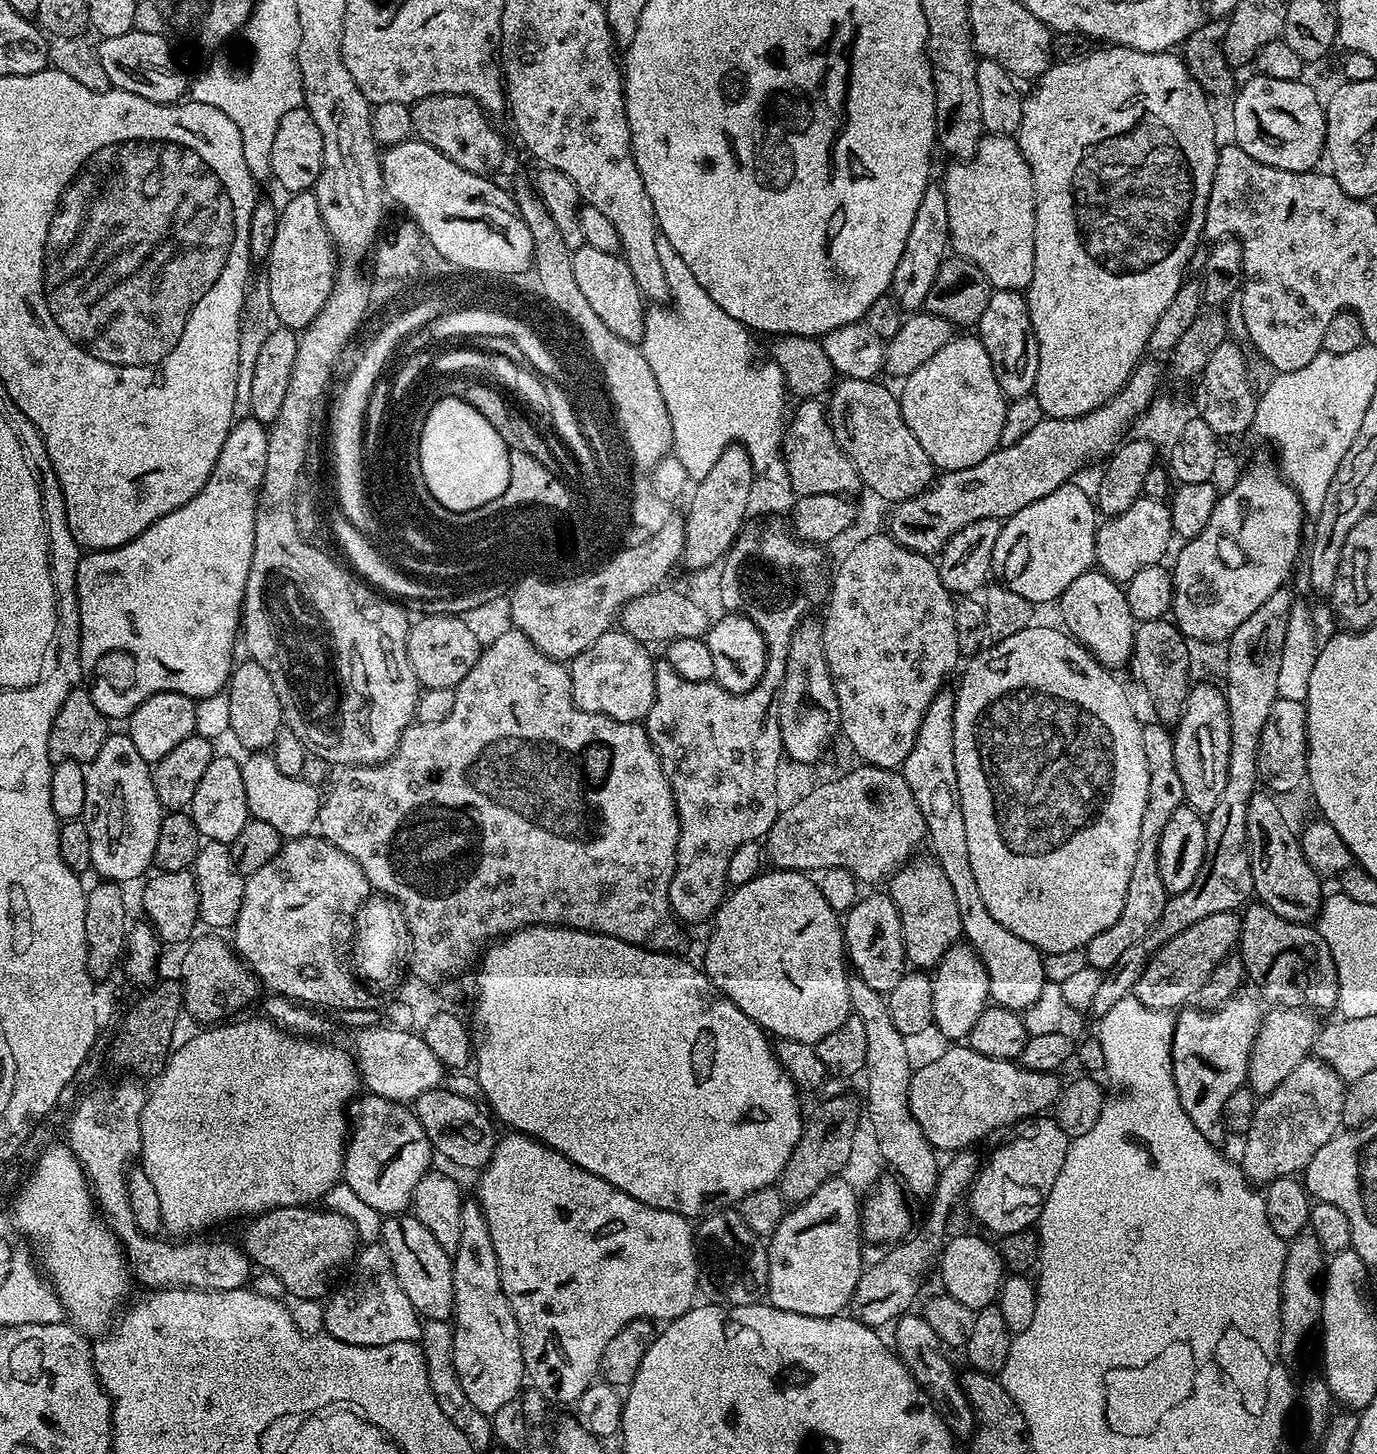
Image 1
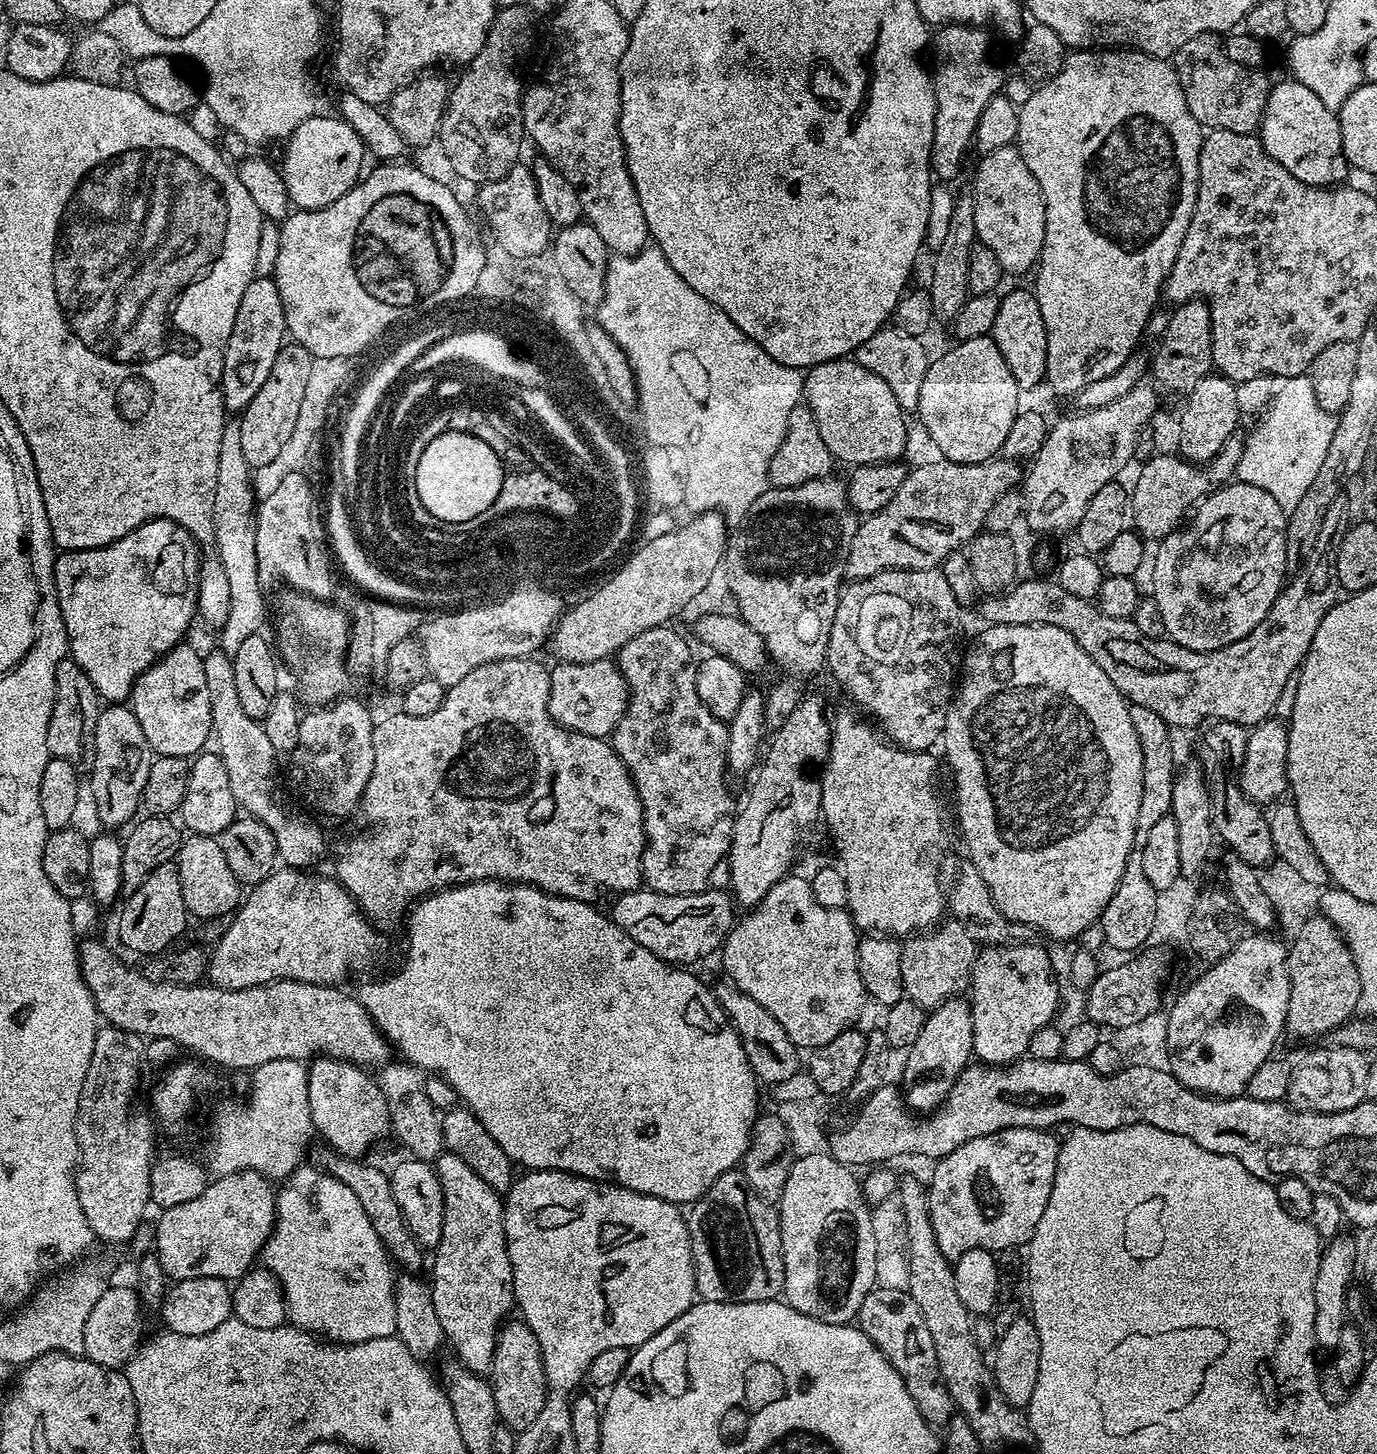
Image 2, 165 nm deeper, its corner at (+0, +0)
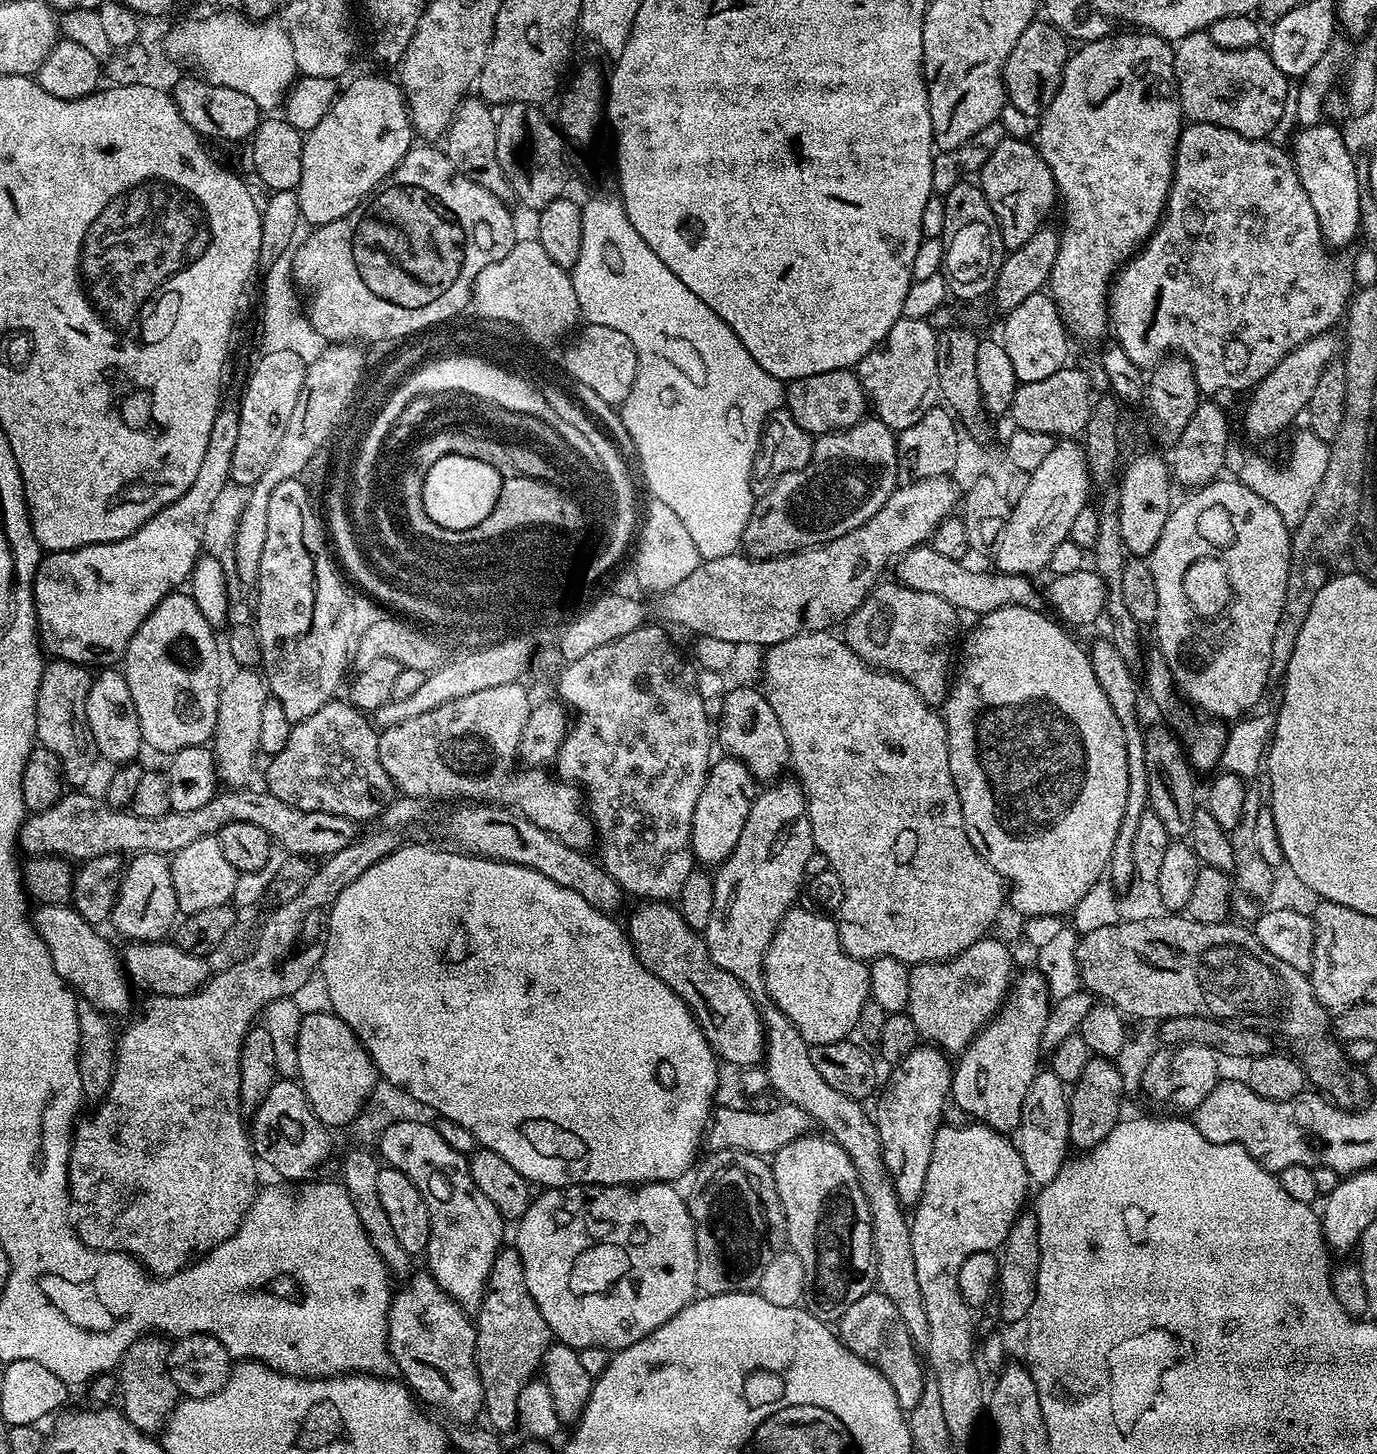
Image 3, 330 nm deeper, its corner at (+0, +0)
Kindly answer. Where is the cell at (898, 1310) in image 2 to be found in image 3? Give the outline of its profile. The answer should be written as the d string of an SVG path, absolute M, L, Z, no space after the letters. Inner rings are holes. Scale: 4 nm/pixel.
M873 1290L862 1294L862 1298L858 1298L858 1302L854 1302L854 1306L840 1316L838 1335L849 1350L872 1364L880 1371L882 1378L890 1382L901 1408L911 1410L918 1406L924 1389L926 1368L921 1353L920 1356L916 1353L919 1352L918 1345L912 1341L910 1330L906 1330L906 1322L902 1322L894 1302L890 1302L884 1292Z

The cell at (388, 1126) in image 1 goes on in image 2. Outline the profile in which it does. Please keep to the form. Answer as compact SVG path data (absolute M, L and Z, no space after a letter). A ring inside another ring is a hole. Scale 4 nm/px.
M332 1057L313 1059L308 1066L307 1098L315 1133L325 1139L327 1147L341 1156L363 1157L389 1131L389 1099L377 1079L357 1064Z

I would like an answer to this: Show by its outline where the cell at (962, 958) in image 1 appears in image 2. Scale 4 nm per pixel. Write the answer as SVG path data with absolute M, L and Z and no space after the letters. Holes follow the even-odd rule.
M953 998L931 1009L924 1017L918 1038L908 1049L902 1081L904 1103L916 1114L927 1114L940 1107L950 1094L954 1082L973 1059L974 1018L967 999Z

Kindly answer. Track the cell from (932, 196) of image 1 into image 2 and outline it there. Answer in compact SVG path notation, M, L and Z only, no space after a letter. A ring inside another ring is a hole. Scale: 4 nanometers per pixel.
M944 24L935 33L936 72L932 76L932 88L936 92L936 117L934 118L934 142L930 150L932 175L937 181L952 180L960 172L968 148L973 147L976 127L982 110L990 98L1001 95L1004 76L992 61L988 49L988 36L983 27L966 24Z

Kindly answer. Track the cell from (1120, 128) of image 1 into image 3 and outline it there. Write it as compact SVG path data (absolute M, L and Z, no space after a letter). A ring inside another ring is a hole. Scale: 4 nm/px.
M1120 30L1113 35L1104 36L1101 40L1090 40L1079 45L1080 48L1071 53L1068 57L1068 64L1064 67L1064 77L1060 83L1060 89L1058 94L1054 94L1054 98L1050 102L1050 106L1041 112L1038 117L1038 123L1040 125L1036 128L1036 137L1034 137L1034 143L1037 150L1042 154L1042 158L1046 162L1046 166L1050 166L1052 171L1052 177L1056 183L1056 191L1058 193L1059 203L1064 203L1064 228L1059 229L1060 233L1060 245L1058 246L1058 258L1054 258L1054 270L1052 271L1052 278L1050 281L1050 295L1052 301L1058 306L1060 311L1060 317L1064 320L1064 325L1068 327L1069 333L1073 337L1076 336L1080 340L1100 340L1104 335L1109 335L1110 332L1110 289L1114 283L1114 277L1117 275L1118 269L1125 262L1132 259L1141 248L1147 244L1148 239L1151 238L1153 232L1156 231L1157 226L1160 225L1160 218L1164 215L1164 205L1168 203L1168 191L1172 185L1172 164L1176 160L1176 143L1180 141L1180 129L1182 127L1182 113L1180 111L1180 101L1176 94L1176 75L1174 74L1174 48L1169 41L1163 40L1161 36L1156 36L1152 32L1146 32L1143 30Z

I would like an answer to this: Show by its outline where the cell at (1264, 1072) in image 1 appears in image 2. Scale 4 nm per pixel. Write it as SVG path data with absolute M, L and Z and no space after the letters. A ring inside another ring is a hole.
M1323 914L1311 916L1291 940L1288 948L1290 1006L1287 1035L1301 1036L1304 1040L1327 1037L1338 1025L1357 1015L1360 1006L1358 966L1339 930Z

